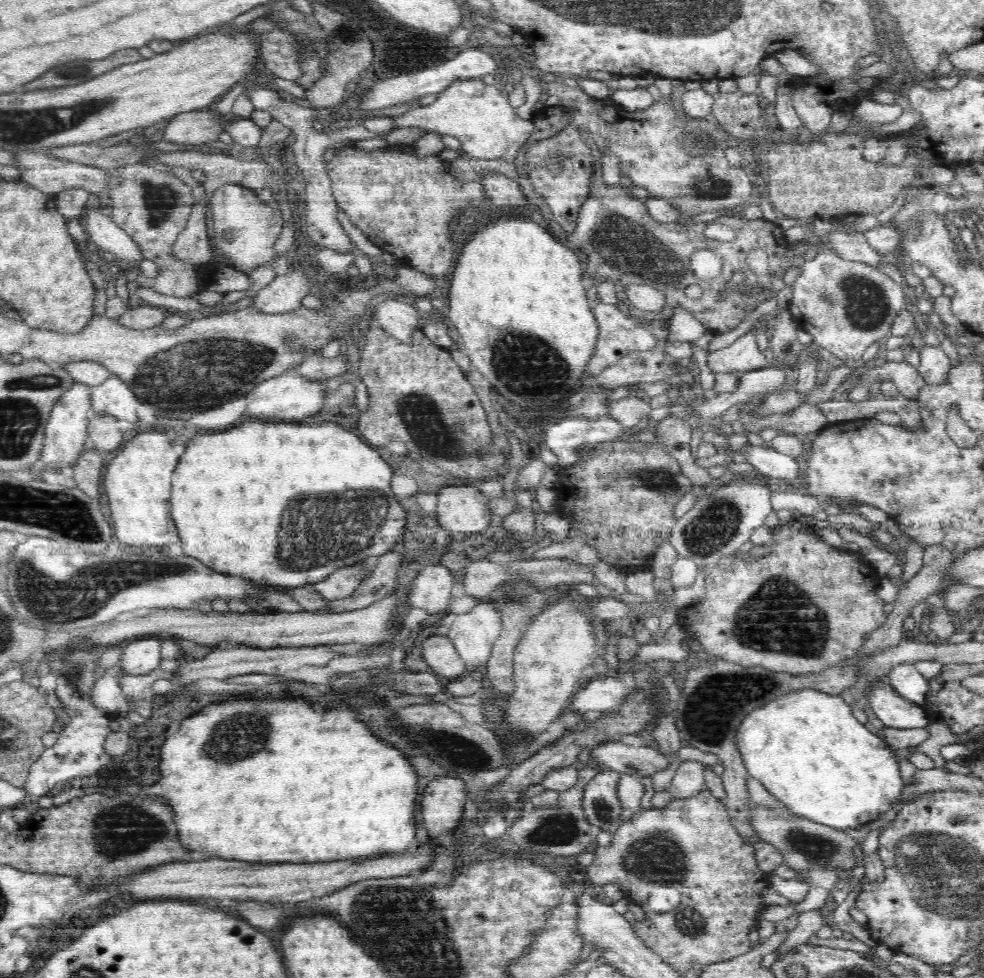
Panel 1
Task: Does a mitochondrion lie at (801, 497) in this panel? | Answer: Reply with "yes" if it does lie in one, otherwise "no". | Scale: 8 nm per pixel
no

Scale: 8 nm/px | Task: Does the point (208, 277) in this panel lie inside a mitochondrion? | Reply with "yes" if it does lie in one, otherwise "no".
no

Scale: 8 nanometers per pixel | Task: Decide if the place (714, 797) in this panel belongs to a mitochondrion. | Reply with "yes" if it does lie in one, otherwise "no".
no

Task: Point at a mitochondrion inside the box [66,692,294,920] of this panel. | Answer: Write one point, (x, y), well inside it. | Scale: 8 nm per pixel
(120, 830)

